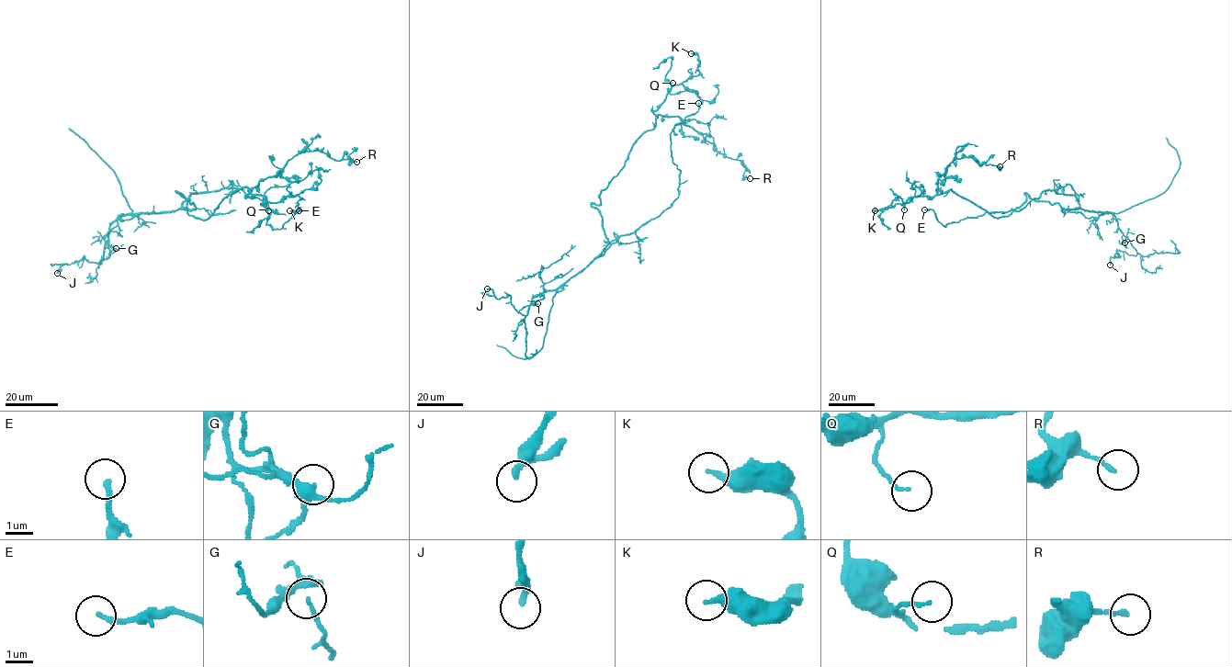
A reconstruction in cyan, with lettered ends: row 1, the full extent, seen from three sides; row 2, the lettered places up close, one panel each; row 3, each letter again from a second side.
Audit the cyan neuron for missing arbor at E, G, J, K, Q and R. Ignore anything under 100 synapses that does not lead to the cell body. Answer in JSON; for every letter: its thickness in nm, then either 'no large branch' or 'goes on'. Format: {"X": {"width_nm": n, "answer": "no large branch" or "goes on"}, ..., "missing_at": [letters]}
{"E": {"width_nm": 180, "answer": "no large branch"}, "G": {"width_nm": 120, "answer": "no large branch"}, "J": {"width_nm": 240, "answer": "no large branch"}, "K": {"width_nm": 280, "answer": "no large branch"}, "Q": {"width_nm": 110, "answer": "no large branch"}, "R": {"width_nm": 150, "answer": "no large branch"}, "missing_at": []}

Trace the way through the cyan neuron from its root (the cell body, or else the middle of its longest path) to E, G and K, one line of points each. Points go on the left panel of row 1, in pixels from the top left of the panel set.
E: (186, 199), (194, 209), (183, 207), (190, 194), (241, 188), (276, 210), (265, 223), (274, 229), (299, 210)
G: (186, 199), (192, 202), (194, 209), (122, 214), (109, 227), (107, 243), (109, 254), (116, 248)
K: (186, 199), (175, 191), (189, 215), (207, 220), (246, 186), (271, 203), (299, 196), (289, 210)

